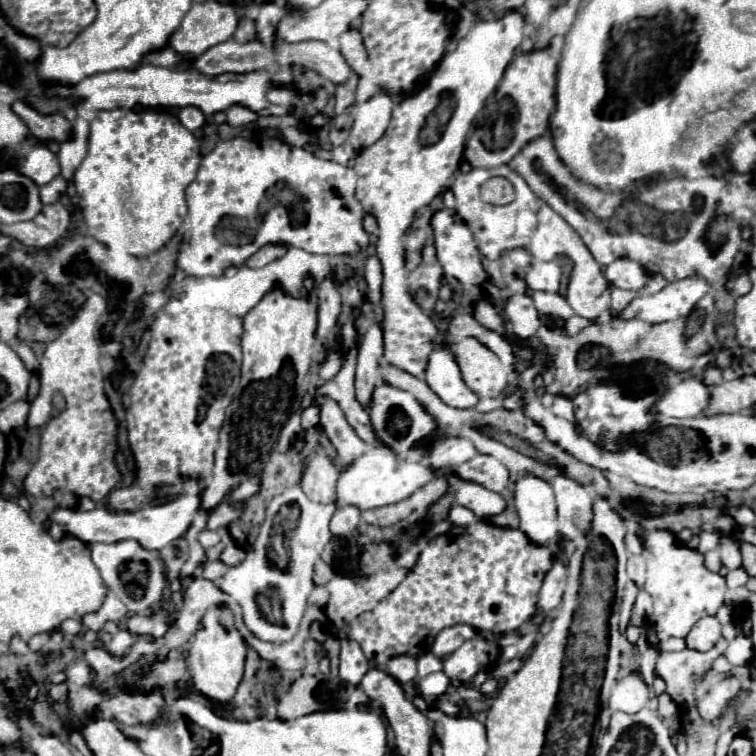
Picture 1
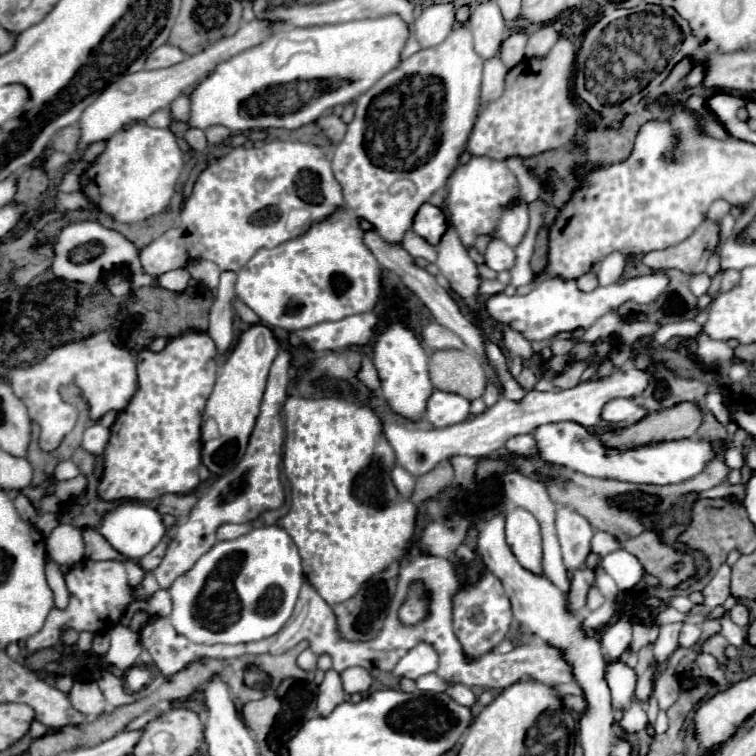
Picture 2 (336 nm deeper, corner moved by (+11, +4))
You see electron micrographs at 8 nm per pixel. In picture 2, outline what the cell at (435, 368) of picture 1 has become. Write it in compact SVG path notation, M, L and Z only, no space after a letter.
M434 391L428 399L428 407L424 419L432 427L448 427L468 419L470 415L470 401L456 395L456 393L440 393Z

